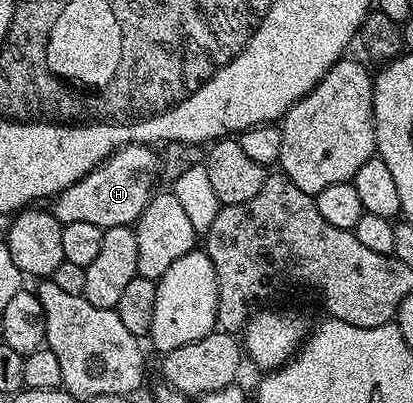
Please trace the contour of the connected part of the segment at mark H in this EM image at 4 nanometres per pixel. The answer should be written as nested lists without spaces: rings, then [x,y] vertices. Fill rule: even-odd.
[[[129,143],[114,151],[91,173],[56,195],[51,203],[53,216],[63,225],[75,221],[88,221],[103,228],[136,224],[155,194],[157,175],[159,179],[159,155],[153,151],[156,150],[144,143]]]

